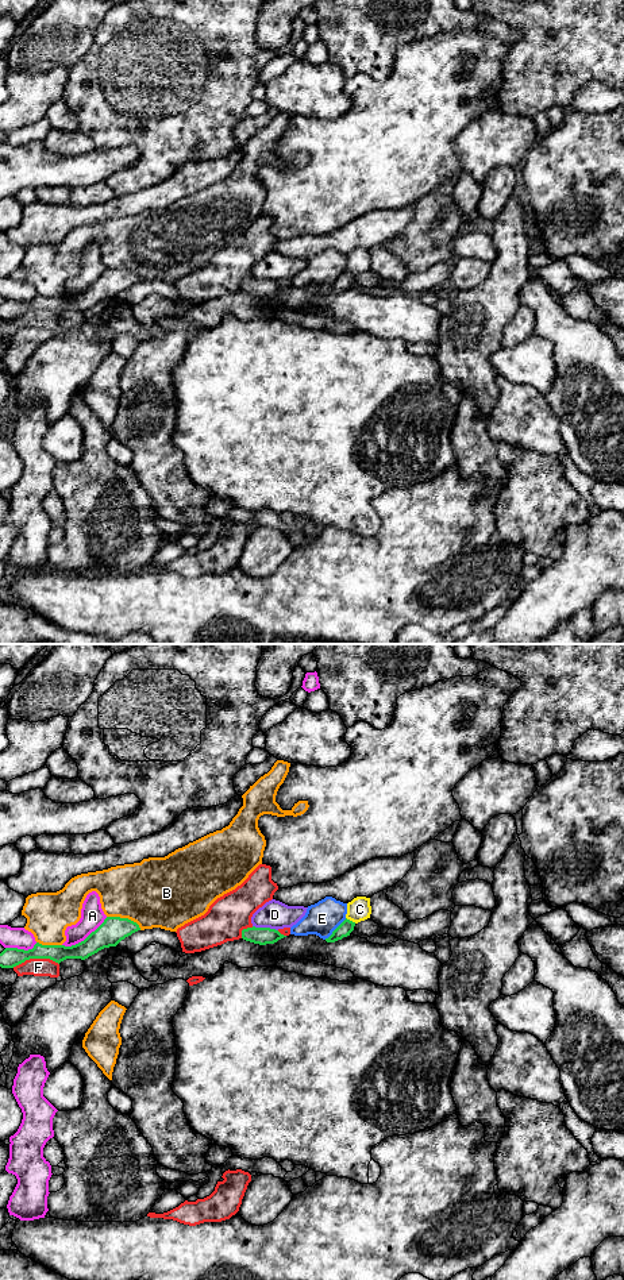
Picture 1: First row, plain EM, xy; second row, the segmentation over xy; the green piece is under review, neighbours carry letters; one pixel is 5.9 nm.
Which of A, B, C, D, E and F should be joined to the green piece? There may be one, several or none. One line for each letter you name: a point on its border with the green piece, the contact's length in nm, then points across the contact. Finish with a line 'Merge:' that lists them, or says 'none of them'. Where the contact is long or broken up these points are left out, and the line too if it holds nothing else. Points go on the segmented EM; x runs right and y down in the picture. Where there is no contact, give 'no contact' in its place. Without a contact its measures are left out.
Merge: none of them

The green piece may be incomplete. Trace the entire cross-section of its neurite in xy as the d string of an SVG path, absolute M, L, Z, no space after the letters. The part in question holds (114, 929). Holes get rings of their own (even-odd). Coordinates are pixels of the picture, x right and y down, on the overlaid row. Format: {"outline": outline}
{"outline": "M107 917L84 941L72 946L36 942L28 951L5 948L0 953L0 967L14 968L30 959L50 959L58 964L66 959L85 960L104 948L116 946L122 940L138 930L140 930L139 925L128 918Z"}

